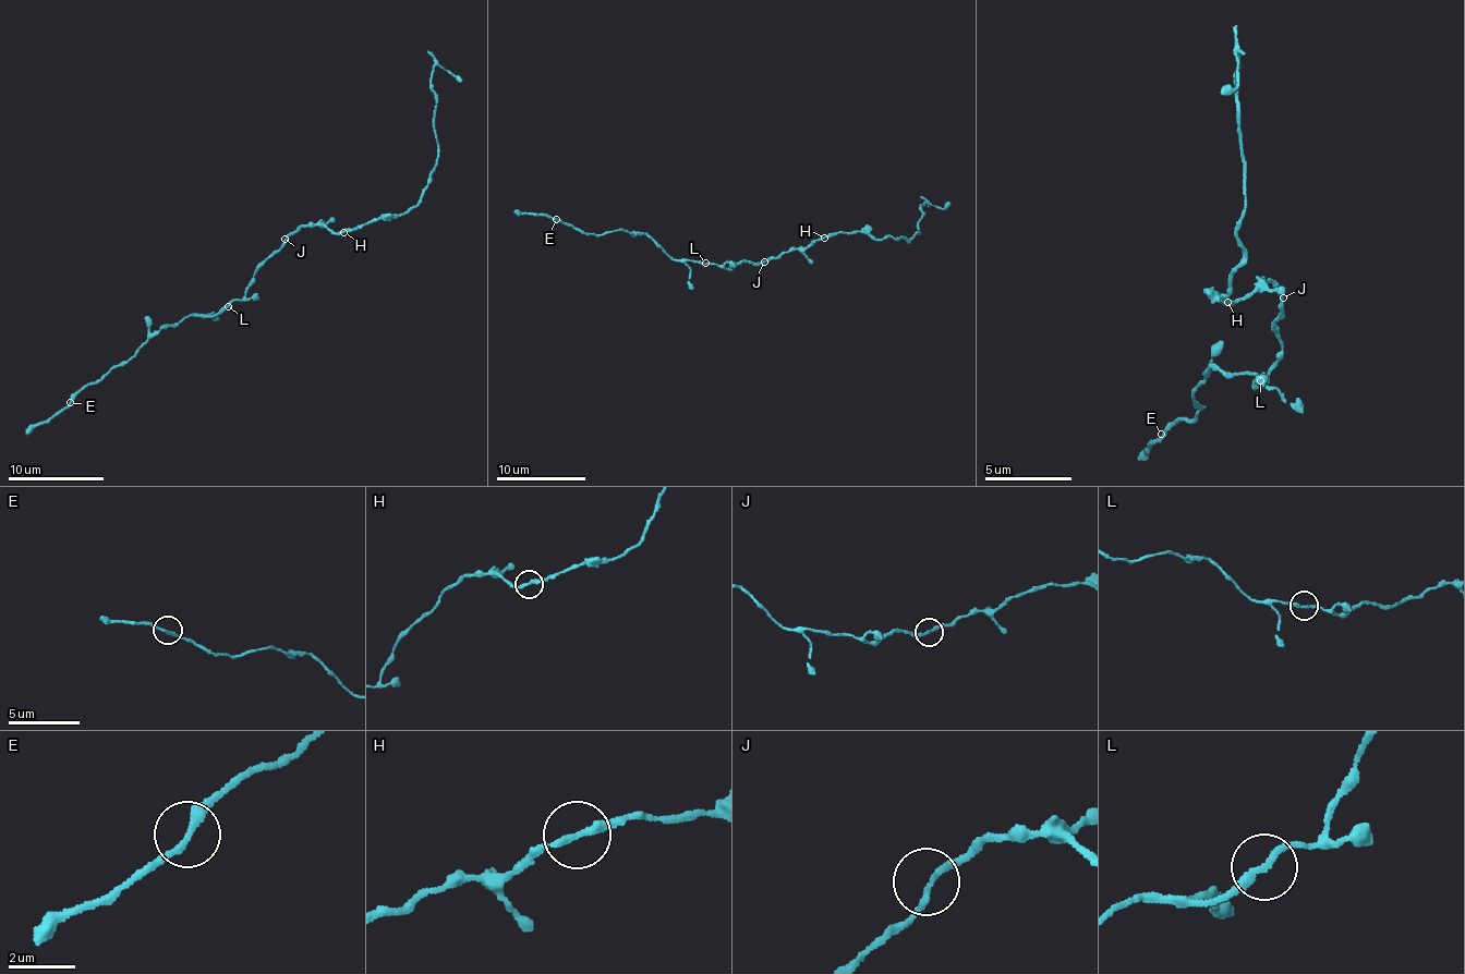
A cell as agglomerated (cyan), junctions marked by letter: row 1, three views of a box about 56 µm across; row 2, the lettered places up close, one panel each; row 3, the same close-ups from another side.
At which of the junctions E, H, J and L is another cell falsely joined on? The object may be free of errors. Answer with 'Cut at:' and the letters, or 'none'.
Cut at: H

